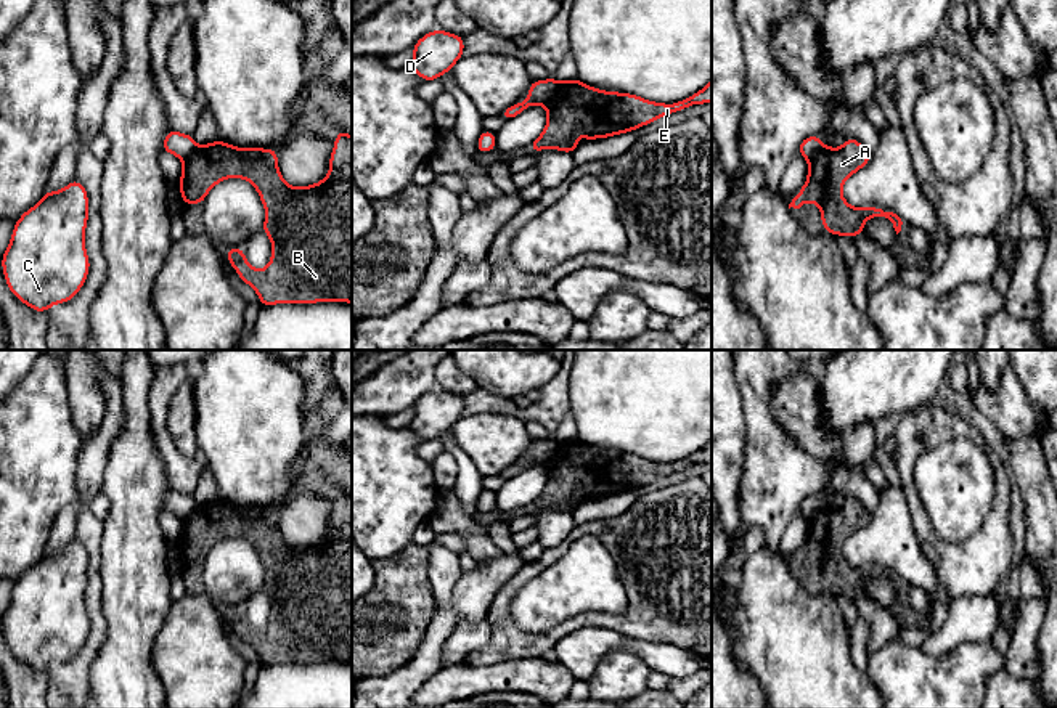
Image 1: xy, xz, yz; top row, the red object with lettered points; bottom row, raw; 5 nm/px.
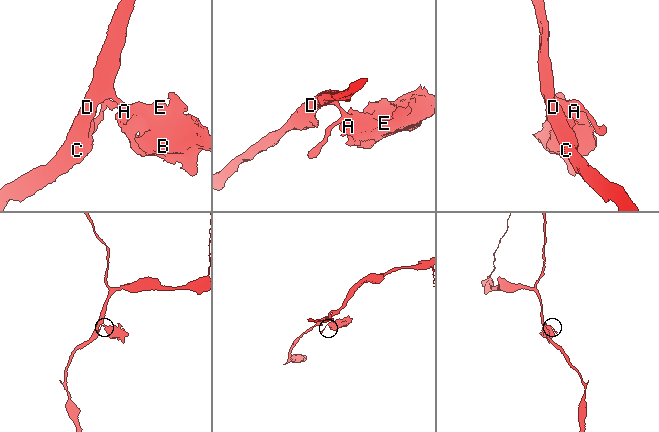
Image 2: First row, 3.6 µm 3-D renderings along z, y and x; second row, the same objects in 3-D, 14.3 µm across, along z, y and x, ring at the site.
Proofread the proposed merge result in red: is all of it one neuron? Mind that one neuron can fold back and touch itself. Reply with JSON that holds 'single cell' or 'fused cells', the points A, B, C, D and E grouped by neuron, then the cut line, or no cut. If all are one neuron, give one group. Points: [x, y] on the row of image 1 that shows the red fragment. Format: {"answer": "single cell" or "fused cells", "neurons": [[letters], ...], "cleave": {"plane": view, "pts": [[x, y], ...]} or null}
{"answer": "fused cells", "neurons": [["A", "B", "E"], ["C", "D"]], "cleave": {"plane": "xz", "pts": [[559, 82], [542, 105]]}}

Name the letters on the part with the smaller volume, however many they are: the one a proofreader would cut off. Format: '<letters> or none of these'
A, B, E

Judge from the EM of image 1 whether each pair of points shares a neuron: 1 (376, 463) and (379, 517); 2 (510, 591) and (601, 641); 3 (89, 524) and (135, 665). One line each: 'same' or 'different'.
1: same
2: different
3: different

